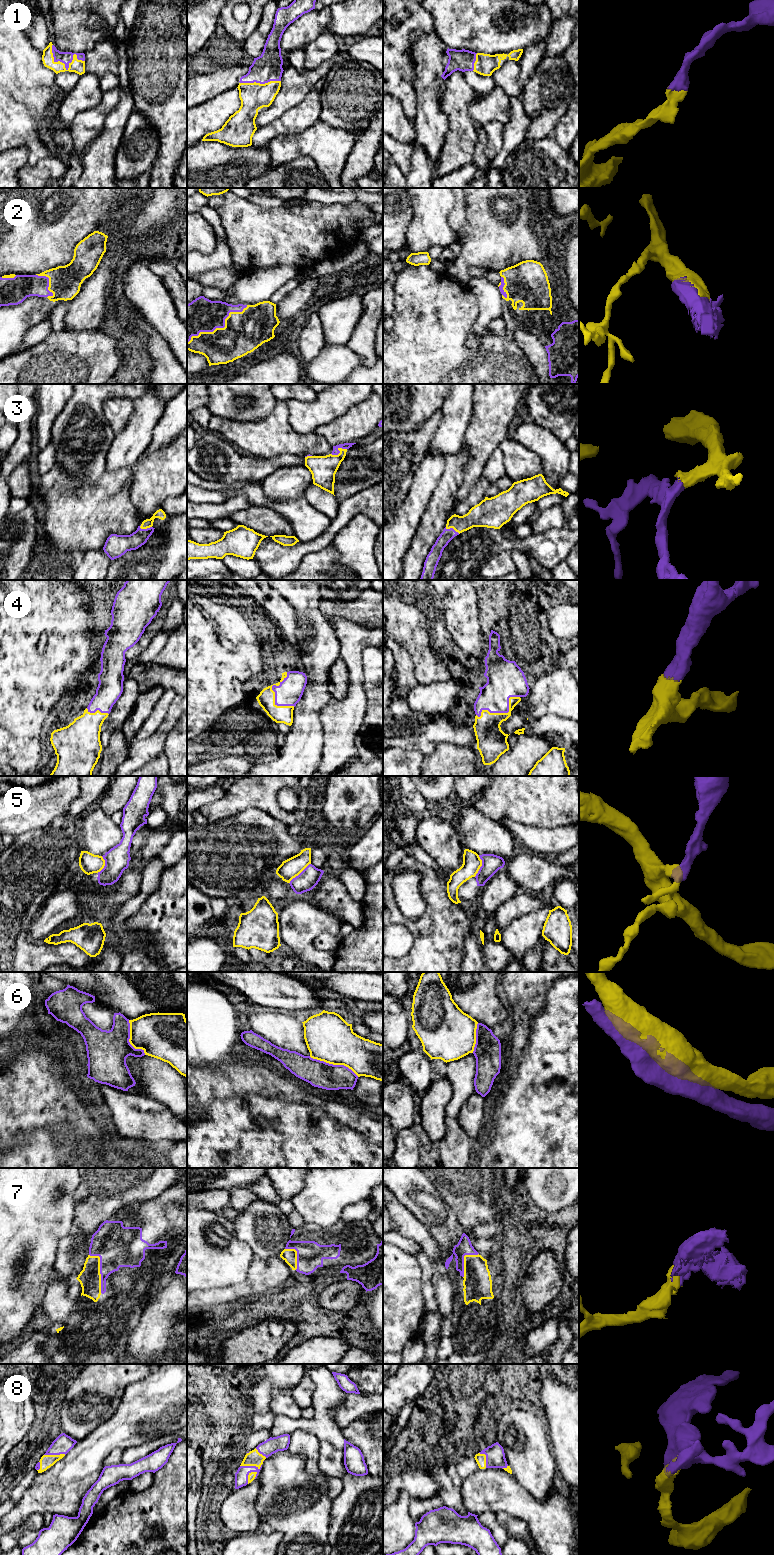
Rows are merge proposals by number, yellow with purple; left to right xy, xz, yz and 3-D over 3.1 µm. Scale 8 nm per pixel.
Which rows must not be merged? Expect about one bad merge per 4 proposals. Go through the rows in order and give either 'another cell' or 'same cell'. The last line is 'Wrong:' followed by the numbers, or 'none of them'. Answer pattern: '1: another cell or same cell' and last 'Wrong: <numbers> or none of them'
1: same cell
2: same cell
3: same cell
4: same cell
5: another cell
6: another cell
7: same cell
8: same cell
Wrong: 5, 6

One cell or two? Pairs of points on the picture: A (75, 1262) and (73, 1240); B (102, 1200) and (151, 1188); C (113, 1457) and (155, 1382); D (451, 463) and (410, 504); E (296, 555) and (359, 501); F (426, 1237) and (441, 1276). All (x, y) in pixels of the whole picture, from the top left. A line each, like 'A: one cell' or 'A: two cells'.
A: one cell
B: one cell
C: two cells
D: two cells
E: one cell
F: one cell

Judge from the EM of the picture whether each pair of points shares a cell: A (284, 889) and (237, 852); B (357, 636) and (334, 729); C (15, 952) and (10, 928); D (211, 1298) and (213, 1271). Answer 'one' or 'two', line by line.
A: two
B: one
C: one
D: two

